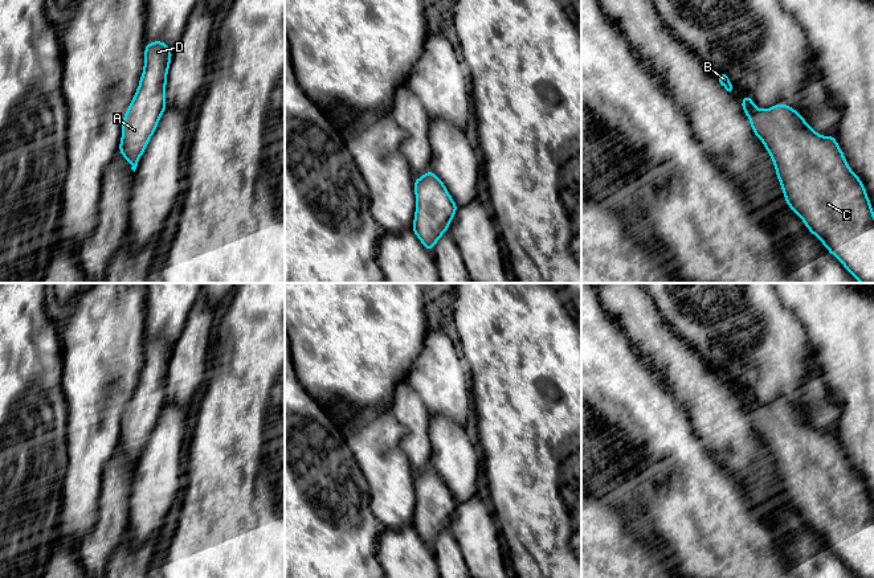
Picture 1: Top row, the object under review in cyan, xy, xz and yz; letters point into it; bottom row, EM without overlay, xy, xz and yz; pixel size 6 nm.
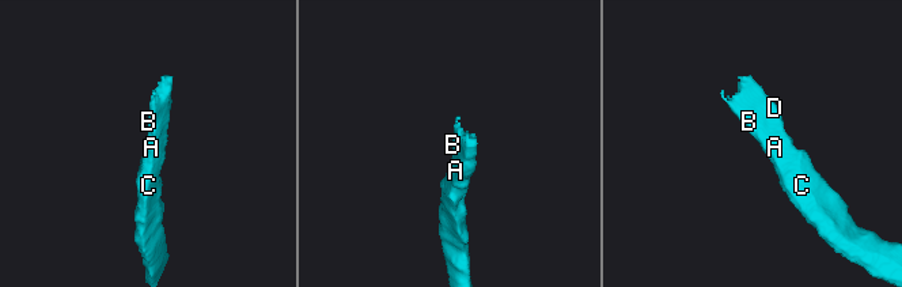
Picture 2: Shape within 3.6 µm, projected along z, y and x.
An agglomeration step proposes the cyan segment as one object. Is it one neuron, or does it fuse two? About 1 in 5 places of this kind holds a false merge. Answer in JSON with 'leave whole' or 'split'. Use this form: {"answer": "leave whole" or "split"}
{"answer": "leave whole"}

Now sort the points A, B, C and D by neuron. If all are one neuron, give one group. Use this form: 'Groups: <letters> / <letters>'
Groups: A B C D

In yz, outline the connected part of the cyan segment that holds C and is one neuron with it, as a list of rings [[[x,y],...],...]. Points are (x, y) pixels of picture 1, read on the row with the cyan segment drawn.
[[[750,95],[740,102],[753,134],[771,156],[788,206],[861,283],[874,283],[874,210],[861,179],[850,169],[834,135],[822,136],[785,103],[757,108]]]

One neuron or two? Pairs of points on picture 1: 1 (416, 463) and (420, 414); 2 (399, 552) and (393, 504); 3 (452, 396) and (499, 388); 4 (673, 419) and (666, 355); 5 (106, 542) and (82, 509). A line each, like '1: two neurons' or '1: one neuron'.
1: one neuron
2: two neurons
3: two neurons
4: two neurons
5: two neurons

